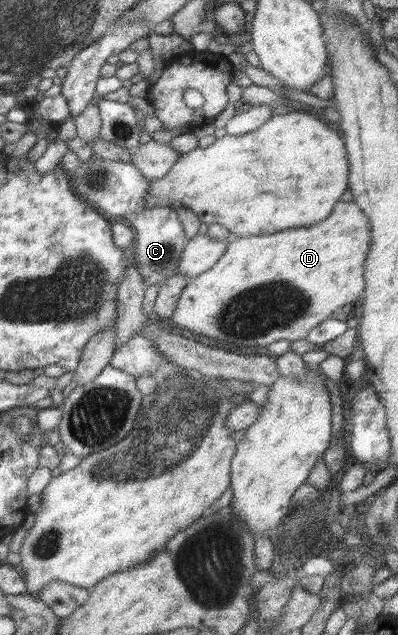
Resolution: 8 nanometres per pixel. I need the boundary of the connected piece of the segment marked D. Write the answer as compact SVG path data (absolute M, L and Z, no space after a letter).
M354 201L352 202L336 202L334 210L330 212L330 216L314 226L306 226L306 228L296 228L296 230L282 230L276 234L268 234L268 236L246 236L232 237L222 256L208 269L190 278L184 289L181 291L177 300L175 310L169 317L174 326L184 328L190 332L194 332L202 336L208 336L215 340L224 340L224 344L228 343L232 346L255 346L265 347L267 344L276 340L287 340L289 343L294 340L305 338L308 331L320 324L324 319L328 318L334 310L340 309L344 304L354 304L356 300L363 295L365 288L364 280L364 259L368 254L370 247L370 224L364 213Z

